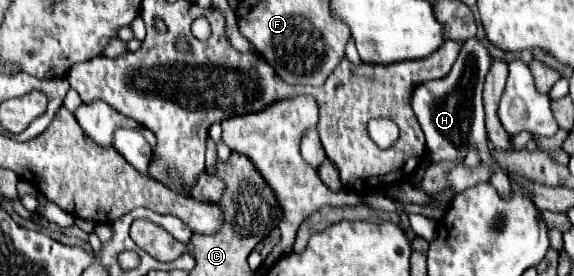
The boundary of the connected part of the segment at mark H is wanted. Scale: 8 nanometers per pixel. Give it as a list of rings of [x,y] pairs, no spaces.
[[[471,37],[463,43],[457,61],[453,63],[451,71],[443,79],[425,81],[411,91],[411,109],[425,133],[427,139],[427,155],[435,161],[449,161],[449,159],[463,159],[471,147],[477,147],[481,153],[481,163],[495,169],[491,177],[491,185],[503,193],[503,199],[511,197],[511,185],[505,171],[491,159],[487,149],[487,133],[485,133],[485,113],[483,113],[483,83],[485,75],[491,67],[491,55],[487,47],[477,39]]]

